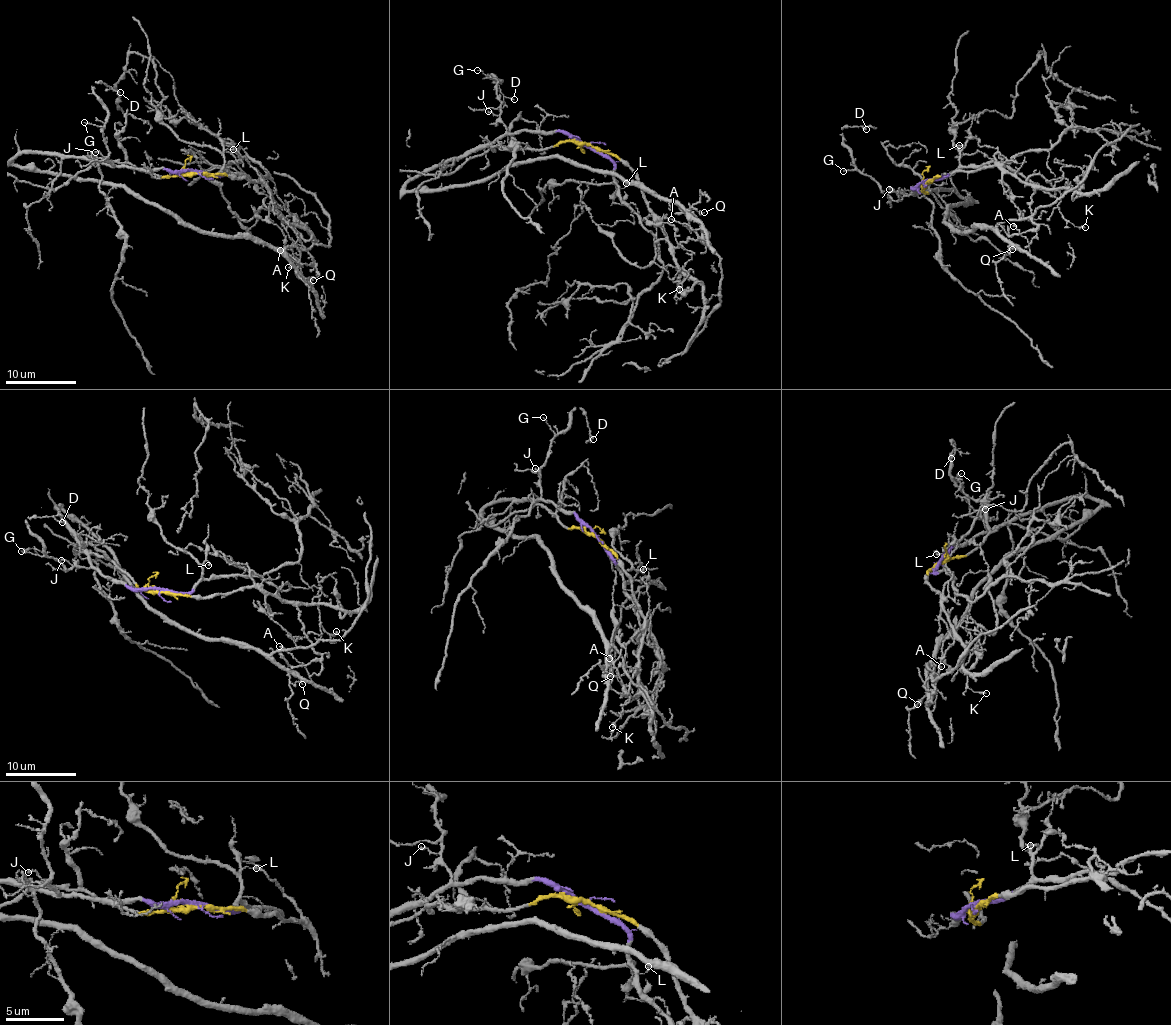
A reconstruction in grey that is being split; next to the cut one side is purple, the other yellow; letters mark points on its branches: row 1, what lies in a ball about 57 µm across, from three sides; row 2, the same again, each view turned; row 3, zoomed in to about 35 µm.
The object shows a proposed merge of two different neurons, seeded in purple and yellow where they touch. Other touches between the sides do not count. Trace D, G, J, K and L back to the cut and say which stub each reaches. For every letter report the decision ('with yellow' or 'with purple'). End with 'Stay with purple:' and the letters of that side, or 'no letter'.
D: with purple
G: with purple
J: with purple
K: with yellow
L: with purple
Stay with purple: D, G, J, L

